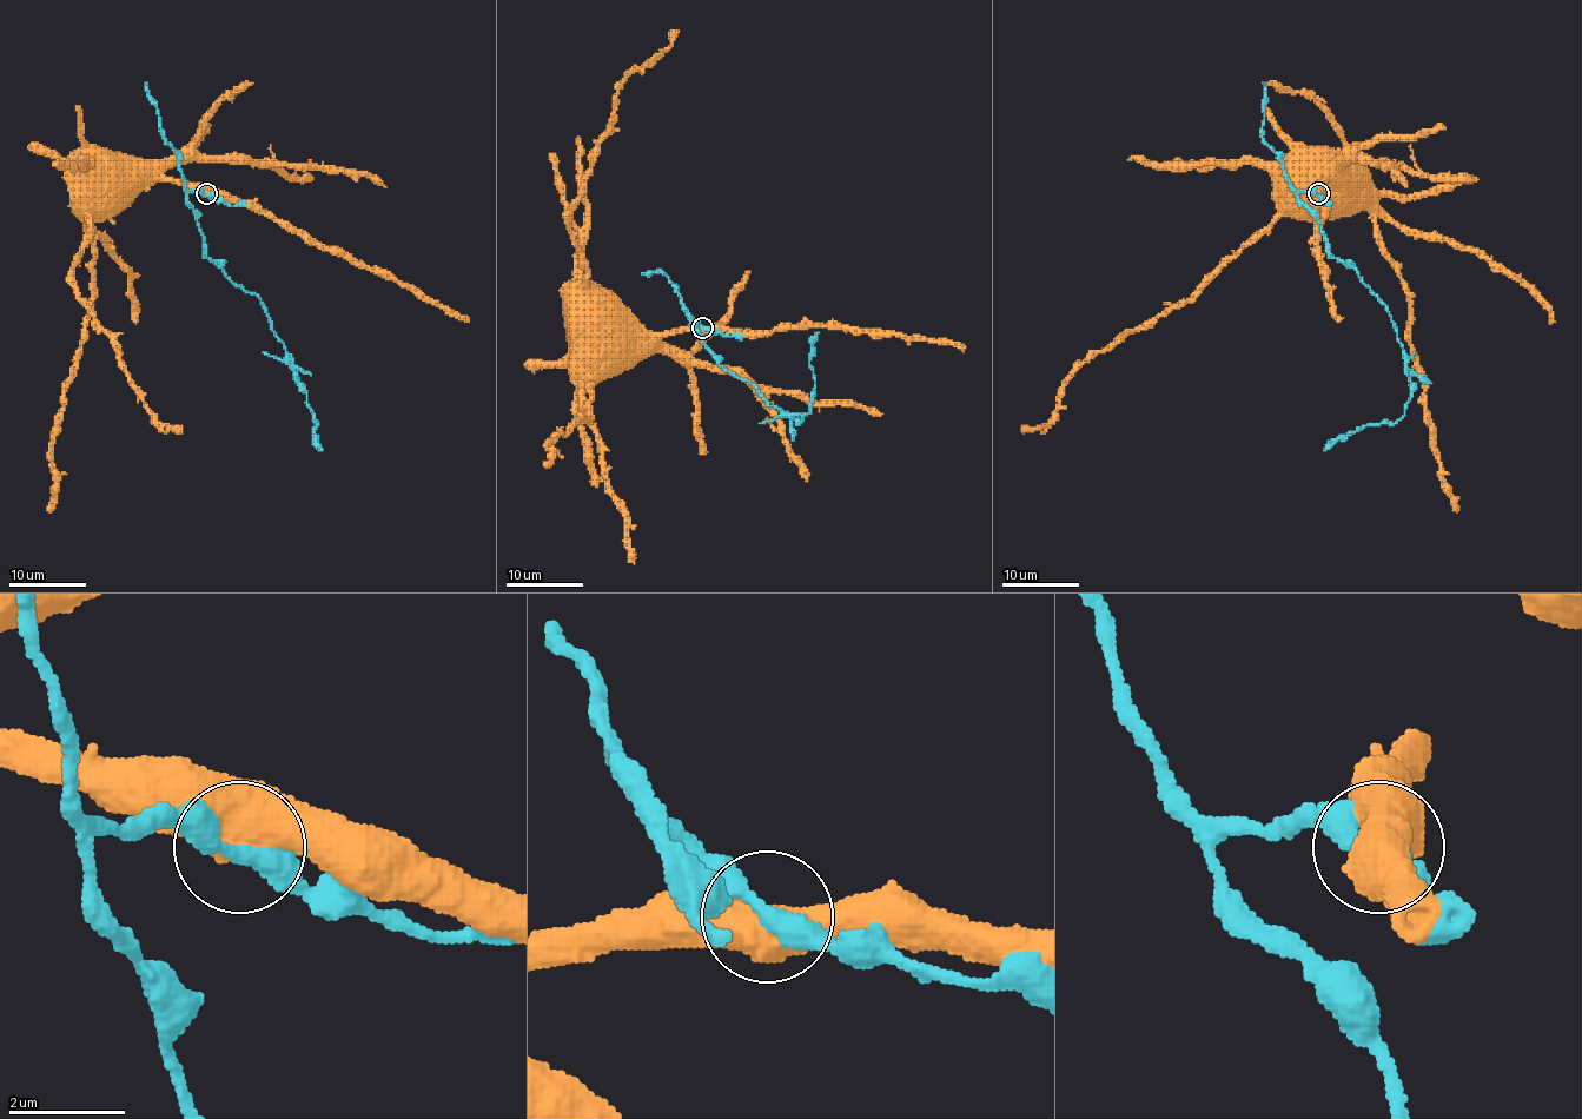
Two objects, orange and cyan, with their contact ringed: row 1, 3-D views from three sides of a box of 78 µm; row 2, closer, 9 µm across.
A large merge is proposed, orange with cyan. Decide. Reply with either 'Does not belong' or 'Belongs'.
Belongs

